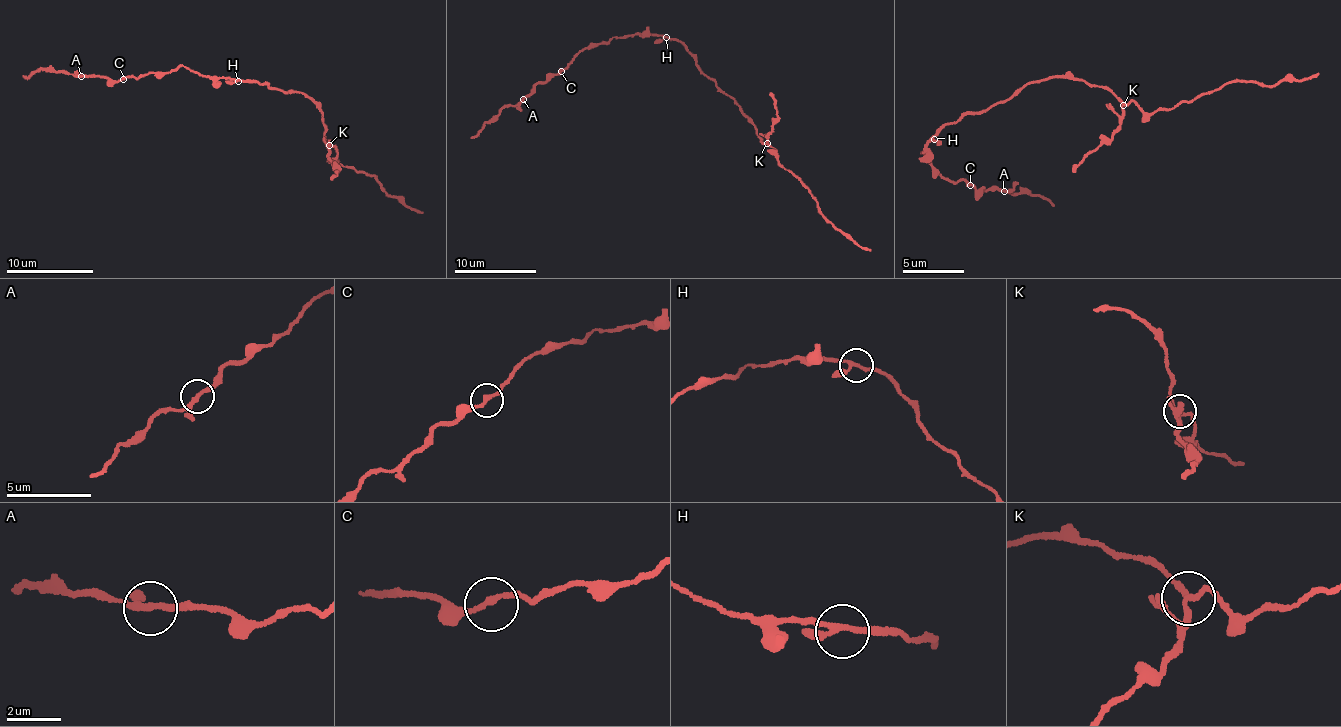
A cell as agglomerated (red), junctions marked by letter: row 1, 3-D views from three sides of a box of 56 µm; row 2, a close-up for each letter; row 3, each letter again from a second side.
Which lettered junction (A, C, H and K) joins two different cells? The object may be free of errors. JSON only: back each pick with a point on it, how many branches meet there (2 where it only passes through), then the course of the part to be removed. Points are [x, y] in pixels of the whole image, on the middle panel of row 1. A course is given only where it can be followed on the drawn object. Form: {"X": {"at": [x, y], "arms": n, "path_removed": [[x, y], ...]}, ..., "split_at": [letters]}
{"K": {"at": [767, 143], "arms": 4, "path_removed": [[767, 143], [767, 135], [777, 116], [777, 100], [771, 92]]}, "split_at": ["K"]}

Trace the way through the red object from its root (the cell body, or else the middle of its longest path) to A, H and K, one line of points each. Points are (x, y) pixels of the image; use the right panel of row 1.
A: (983, 109), (943, 125), (921, 154), (932, 172), (975, 191), (983, 187), (1004, 191)
H: (983, 109), (963, 113), (956, 121), (943, 125), (934, 139)
K: (983, 109), (1004, 101), (1018, 87), (1062, 77), (1095, 83), (1124, 105)

